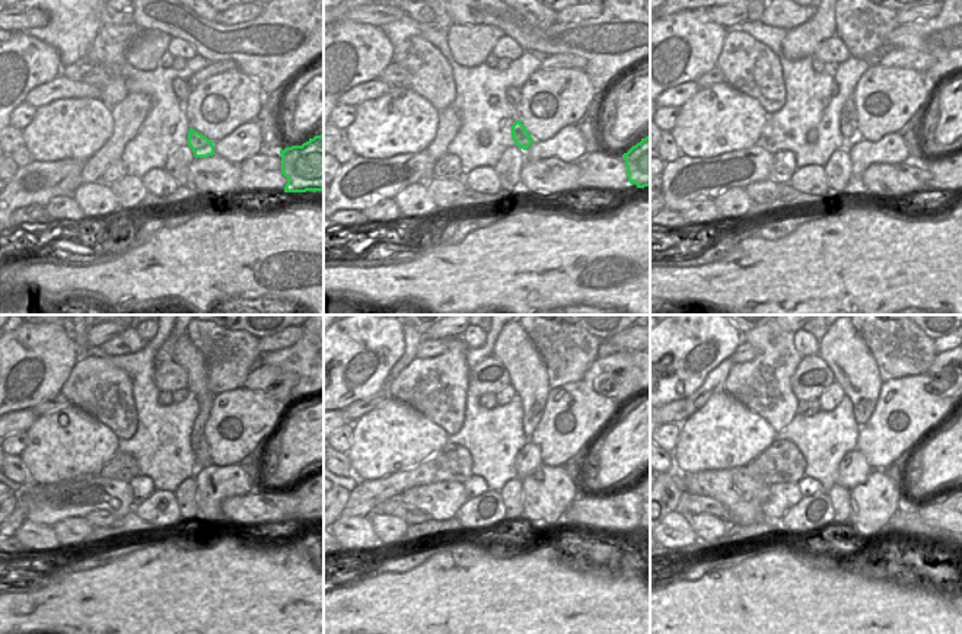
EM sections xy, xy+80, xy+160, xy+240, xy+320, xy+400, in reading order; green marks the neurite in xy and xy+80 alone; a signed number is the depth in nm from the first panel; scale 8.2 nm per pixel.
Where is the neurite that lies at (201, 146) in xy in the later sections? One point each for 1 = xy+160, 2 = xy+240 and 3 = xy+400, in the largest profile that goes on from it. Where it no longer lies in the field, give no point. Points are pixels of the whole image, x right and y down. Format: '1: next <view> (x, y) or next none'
1: next xy+160 (849, 124)
2: next xy+240 (185, 354)
3: next xy+400 (841, 347)

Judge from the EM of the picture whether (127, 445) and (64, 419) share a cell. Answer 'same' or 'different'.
different

